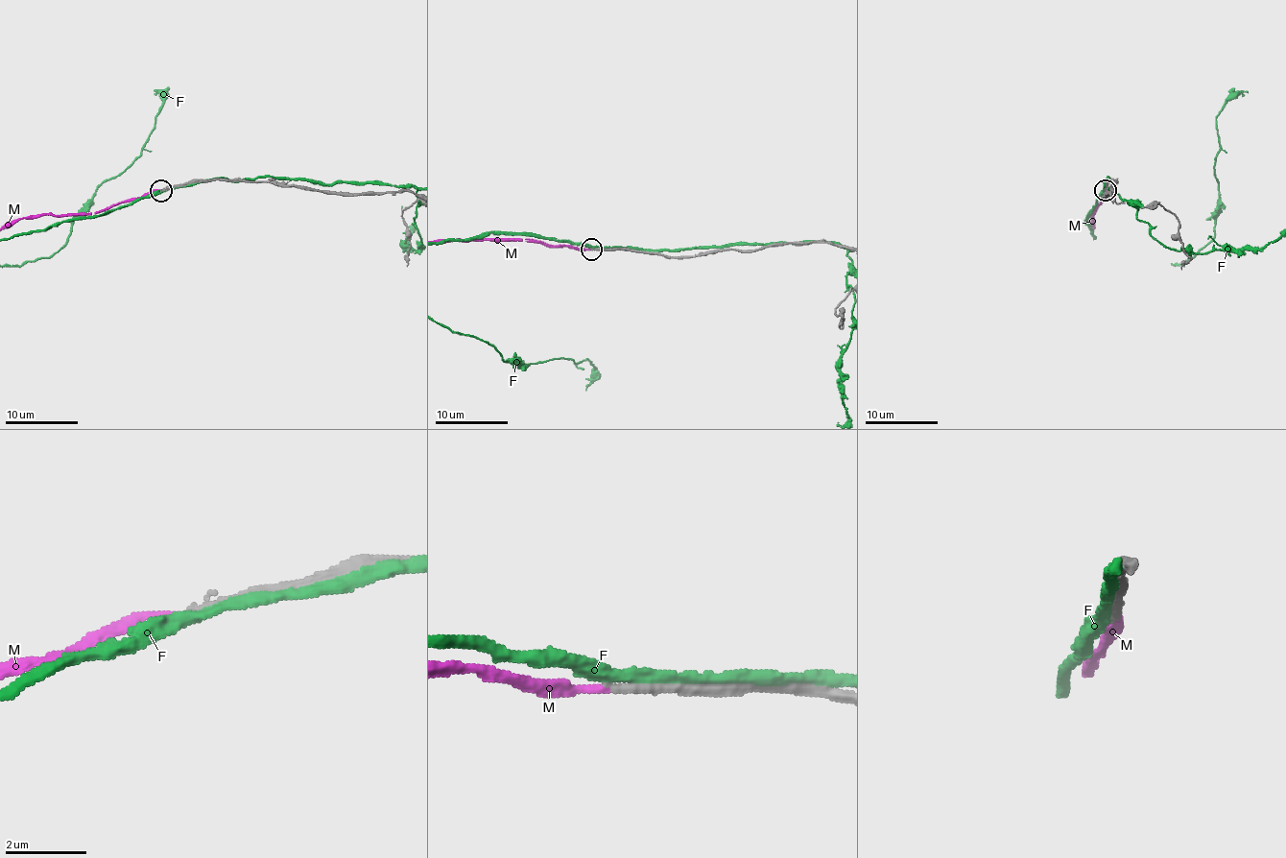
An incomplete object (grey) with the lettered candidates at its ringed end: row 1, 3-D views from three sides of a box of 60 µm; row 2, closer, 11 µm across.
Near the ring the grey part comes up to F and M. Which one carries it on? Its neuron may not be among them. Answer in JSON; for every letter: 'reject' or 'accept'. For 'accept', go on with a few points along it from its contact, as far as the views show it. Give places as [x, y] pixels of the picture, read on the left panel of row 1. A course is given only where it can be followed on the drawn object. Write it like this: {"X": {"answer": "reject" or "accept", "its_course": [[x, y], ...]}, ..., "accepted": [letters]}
{"F": {"answer": "reject"}, "M": {"answer": "accept"}, "accepted": ["M"]}

